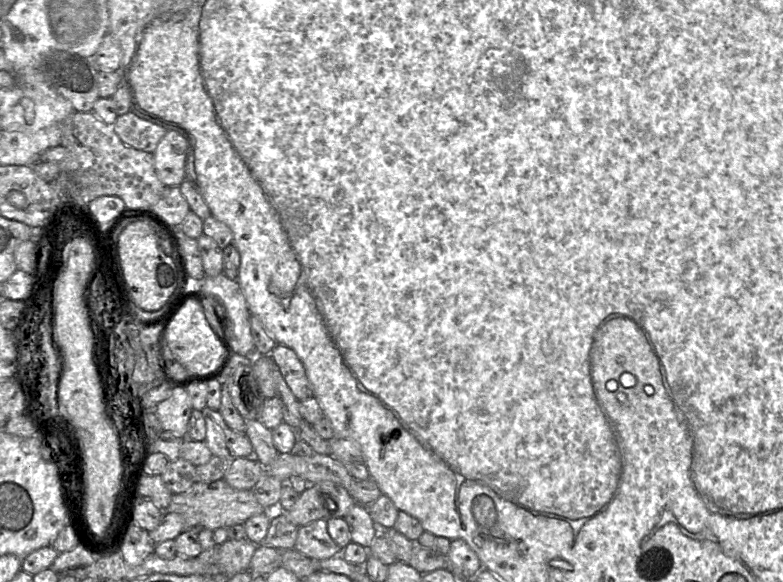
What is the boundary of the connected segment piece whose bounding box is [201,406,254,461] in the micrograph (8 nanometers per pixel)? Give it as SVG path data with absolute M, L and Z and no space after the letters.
M206 406L201 411L206 424L205 442L213 456L219 456L227 461L253 457L253 446L244 432L232 430L219 410Z

